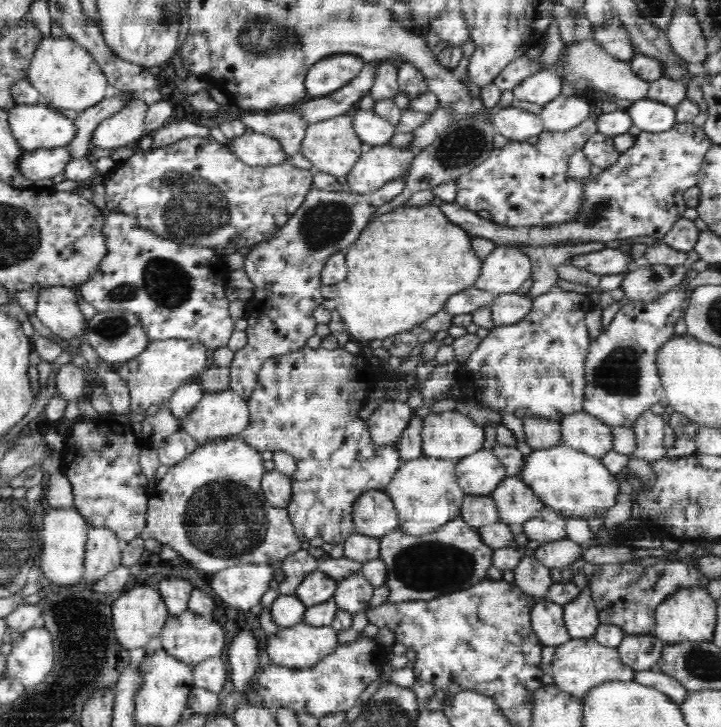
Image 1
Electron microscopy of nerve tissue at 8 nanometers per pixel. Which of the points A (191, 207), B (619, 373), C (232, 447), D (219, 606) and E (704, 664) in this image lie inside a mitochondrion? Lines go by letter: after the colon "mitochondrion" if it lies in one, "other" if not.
A: mitochondrion
B: mitochondrion
C: other
D: other
E: mitochondrion

